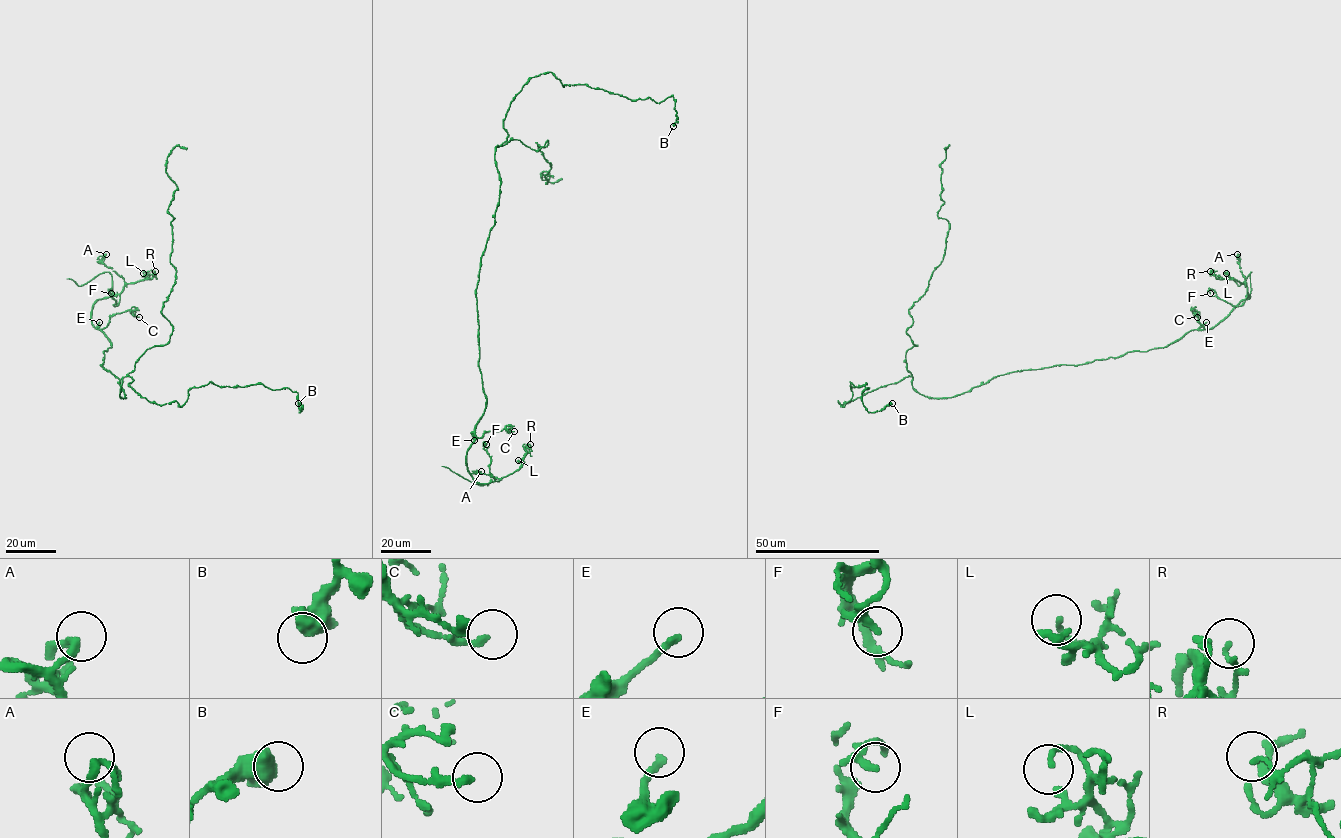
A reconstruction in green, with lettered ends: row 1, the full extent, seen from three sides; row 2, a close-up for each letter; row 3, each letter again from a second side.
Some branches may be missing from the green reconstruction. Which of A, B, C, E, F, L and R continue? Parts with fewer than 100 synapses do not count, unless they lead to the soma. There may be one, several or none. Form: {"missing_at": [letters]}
{"missing_at": []}

